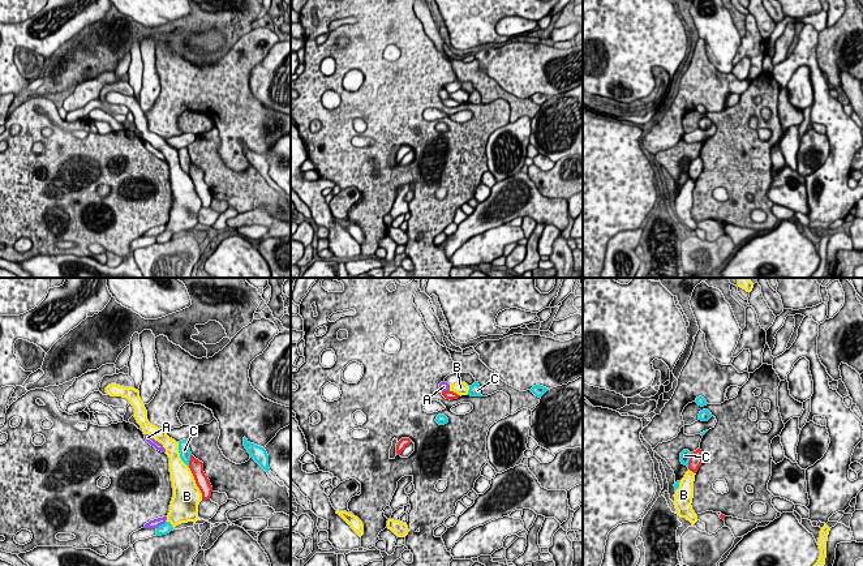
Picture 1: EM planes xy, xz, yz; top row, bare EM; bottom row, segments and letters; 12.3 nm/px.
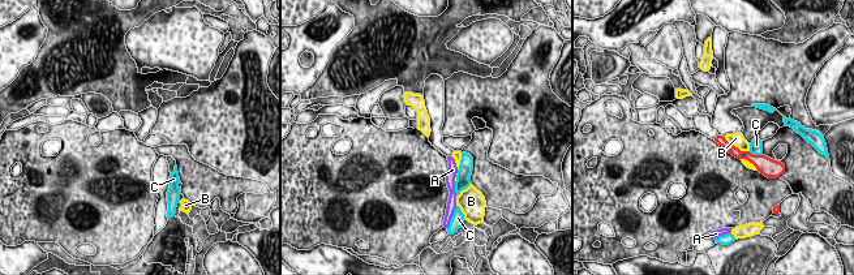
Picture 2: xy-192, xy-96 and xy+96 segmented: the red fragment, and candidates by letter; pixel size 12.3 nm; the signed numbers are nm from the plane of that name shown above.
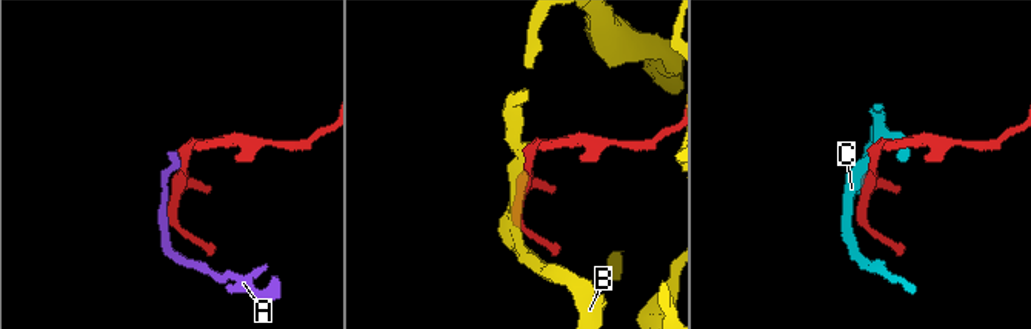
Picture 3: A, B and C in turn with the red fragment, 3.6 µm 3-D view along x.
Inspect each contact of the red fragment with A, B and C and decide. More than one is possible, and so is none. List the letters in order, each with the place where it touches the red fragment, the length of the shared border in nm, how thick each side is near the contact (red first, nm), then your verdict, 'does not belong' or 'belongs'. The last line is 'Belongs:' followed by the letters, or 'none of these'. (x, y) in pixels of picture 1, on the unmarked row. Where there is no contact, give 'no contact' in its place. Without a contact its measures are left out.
A: xz (446, 99) | 100 nm | 100/130 nm | does not belong
B: xy (196, 191) | 440 nm | 160/360 nm | does not belong
C: yz (690, 167) | 180 nm | 160/130 nm | does not belong
Belongs: none of these

